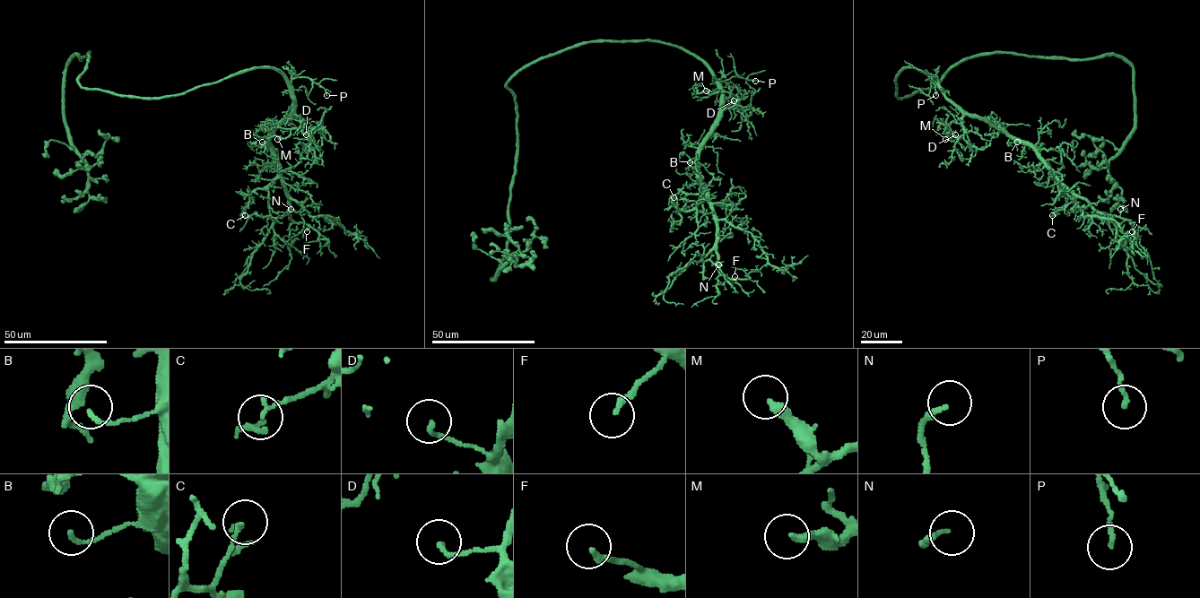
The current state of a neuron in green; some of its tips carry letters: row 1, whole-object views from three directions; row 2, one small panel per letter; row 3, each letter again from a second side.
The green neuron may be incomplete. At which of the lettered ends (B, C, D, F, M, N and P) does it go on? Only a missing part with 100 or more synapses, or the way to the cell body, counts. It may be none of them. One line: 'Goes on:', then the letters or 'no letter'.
Goes on: C

